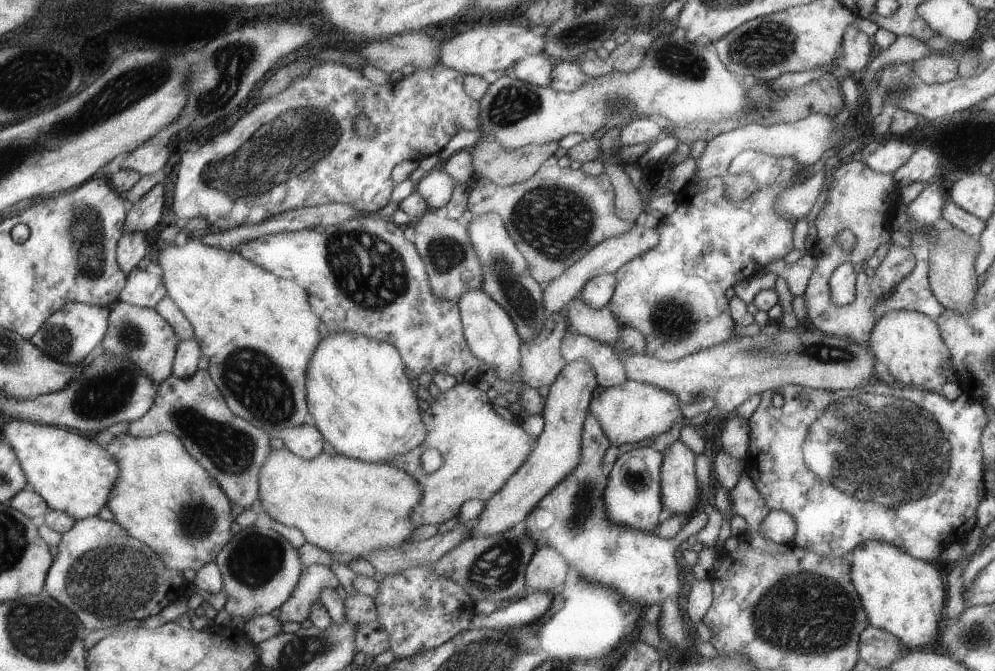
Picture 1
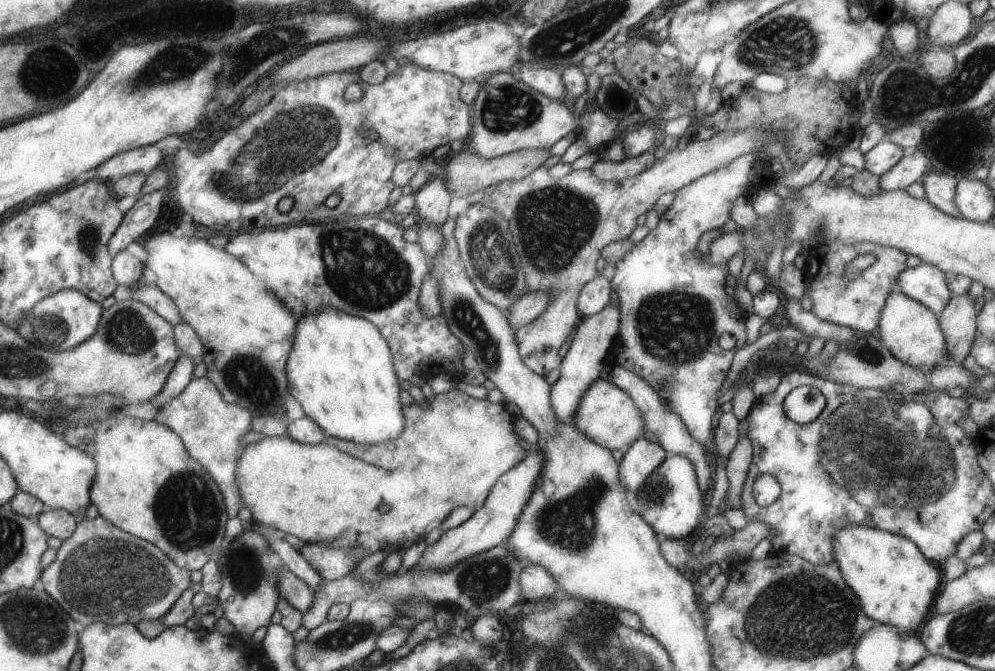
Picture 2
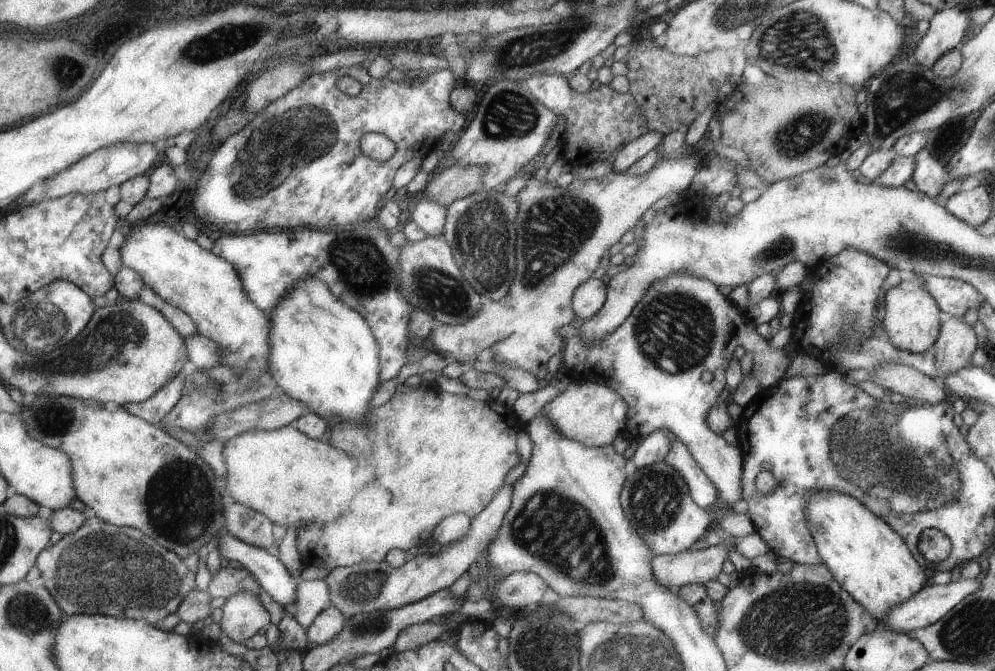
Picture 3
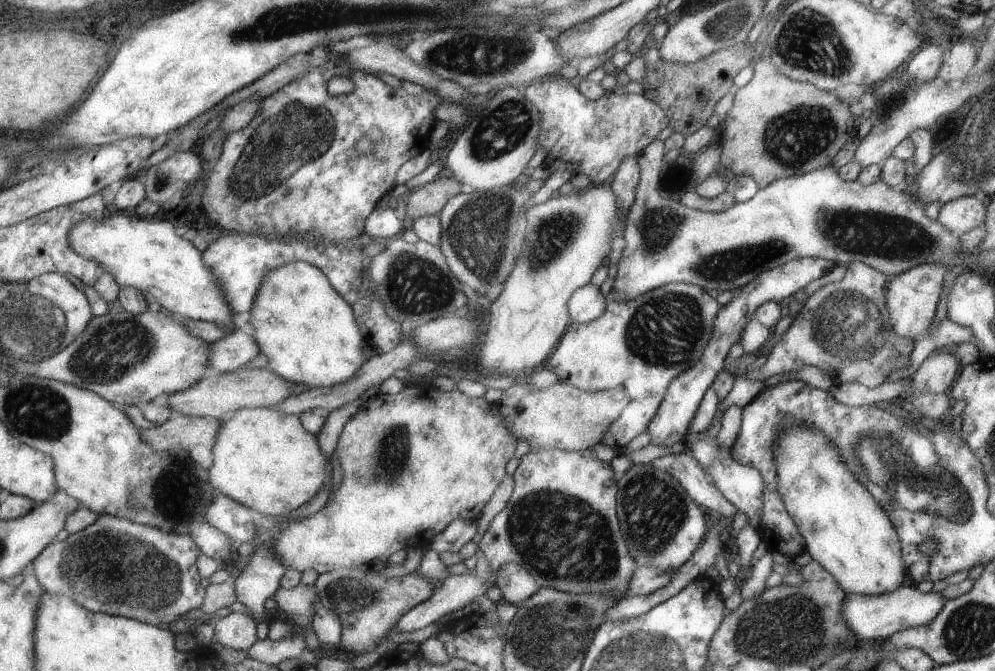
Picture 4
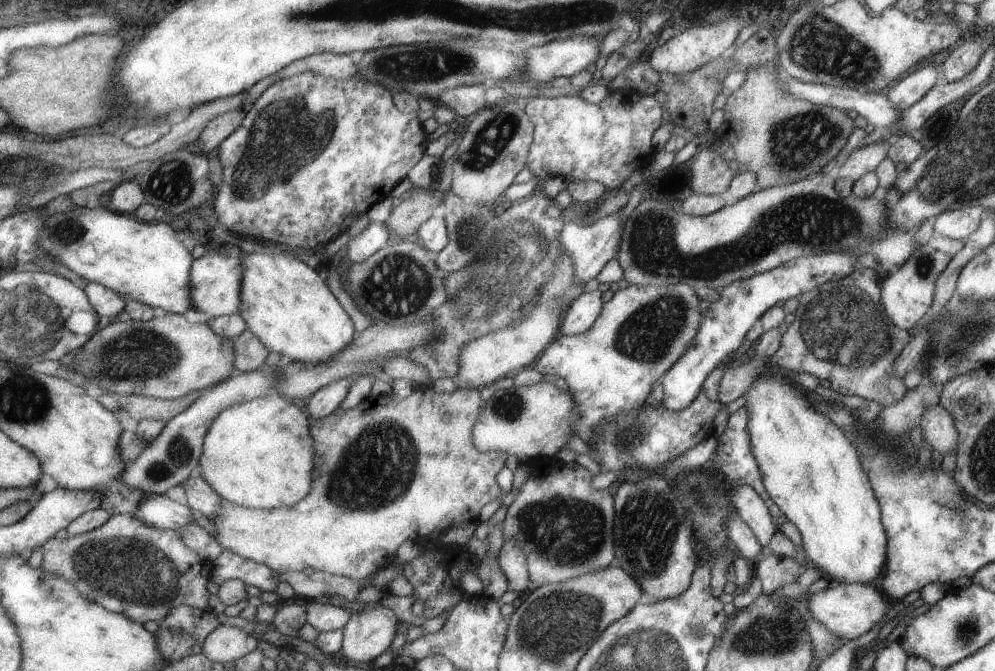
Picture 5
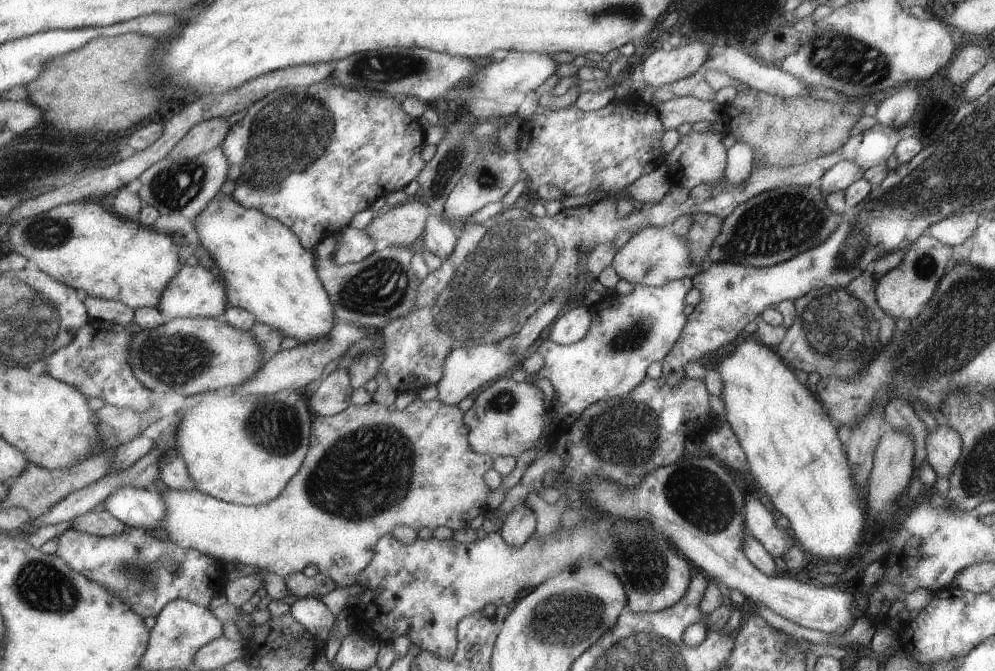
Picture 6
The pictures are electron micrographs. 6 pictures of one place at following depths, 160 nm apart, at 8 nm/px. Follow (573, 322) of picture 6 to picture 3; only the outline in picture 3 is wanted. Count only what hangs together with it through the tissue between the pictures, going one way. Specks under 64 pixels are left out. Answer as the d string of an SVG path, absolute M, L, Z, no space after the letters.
M587 279L575 290L571 299L572 311L578 323L591 318L606 299L606 284L601 279Z

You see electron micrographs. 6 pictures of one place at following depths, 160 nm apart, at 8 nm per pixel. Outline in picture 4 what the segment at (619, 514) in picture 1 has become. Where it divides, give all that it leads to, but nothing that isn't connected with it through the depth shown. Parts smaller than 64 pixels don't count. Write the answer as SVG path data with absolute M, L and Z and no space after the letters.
M799 258L791 260L783 265L757 274L749 284L741 287L733 298L725 306L719 308L719 314L715 316L713 322L713 332L711 340L707 342L701 358L695 362L695 366L689 366L683 370L677 378L673 378L665 390L663 400L655 412L655 416L646 426L649 434L649 443L658 446L671 446L677 441L683 440L687 436L688 425L691 423L706 390L711 386L713 379L723 369L723 360L730 346L738 342L745 324L755 312L755 308L763 302L780 302L784 304L791 299L794 293L802 290L807 284L827 275L835 265L827 260L819 258Z

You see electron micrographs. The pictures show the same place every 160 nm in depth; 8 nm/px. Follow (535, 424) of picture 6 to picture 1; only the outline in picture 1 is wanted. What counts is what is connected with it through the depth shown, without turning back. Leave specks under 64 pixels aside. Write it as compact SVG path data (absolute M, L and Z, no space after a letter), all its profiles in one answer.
M626 381L611 387L594 389L588 406L588 412L599 422L603 434L612 446L635 444L648 438L667 432L675 422L683 418L679 410L680 400L666 390L651 386L651 384Z

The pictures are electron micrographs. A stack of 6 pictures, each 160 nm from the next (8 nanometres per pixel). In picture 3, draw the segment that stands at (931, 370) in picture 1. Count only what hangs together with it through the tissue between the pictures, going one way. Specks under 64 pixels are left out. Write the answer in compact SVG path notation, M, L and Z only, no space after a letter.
M915 274L903 275L896 286L886 290L880 314L882 328L894 346L914 353L931 349L943 319L935 299L925 290L924 280Z

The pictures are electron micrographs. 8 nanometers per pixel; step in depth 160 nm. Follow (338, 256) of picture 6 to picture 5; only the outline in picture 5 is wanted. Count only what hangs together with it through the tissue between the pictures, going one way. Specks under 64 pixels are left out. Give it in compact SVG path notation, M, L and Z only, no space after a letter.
M371 221L359 234L348 240L347 258L351 263L360 263L391 240L391 235L384 224Z

